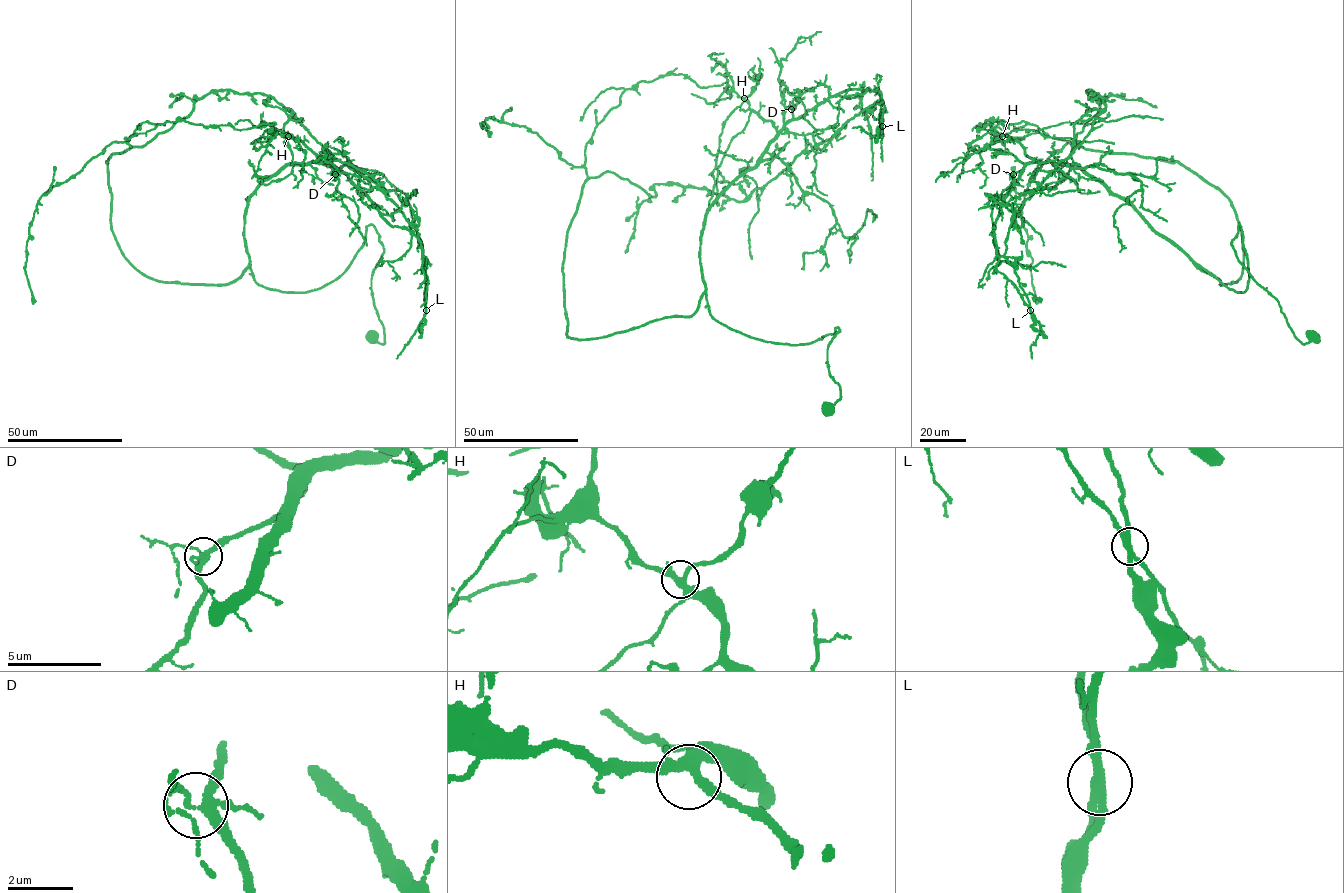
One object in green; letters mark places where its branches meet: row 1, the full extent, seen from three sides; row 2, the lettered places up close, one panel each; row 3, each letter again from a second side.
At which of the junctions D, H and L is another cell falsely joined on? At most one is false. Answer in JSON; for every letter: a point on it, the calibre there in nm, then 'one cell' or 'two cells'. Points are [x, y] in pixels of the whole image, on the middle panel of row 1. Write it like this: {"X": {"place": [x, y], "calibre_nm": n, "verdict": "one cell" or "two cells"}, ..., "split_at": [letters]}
{"D": {"place": [791, 109], "calibre_nm": 280, "verdict": "one cell"}, "H": {"place": [744, 98], "calibre_nm": 320, "verdict": "one cell"}, "L": {"place": [882, 126], "calibre_nm": 280, "verdict": "one cell"}, "split_at": []}

